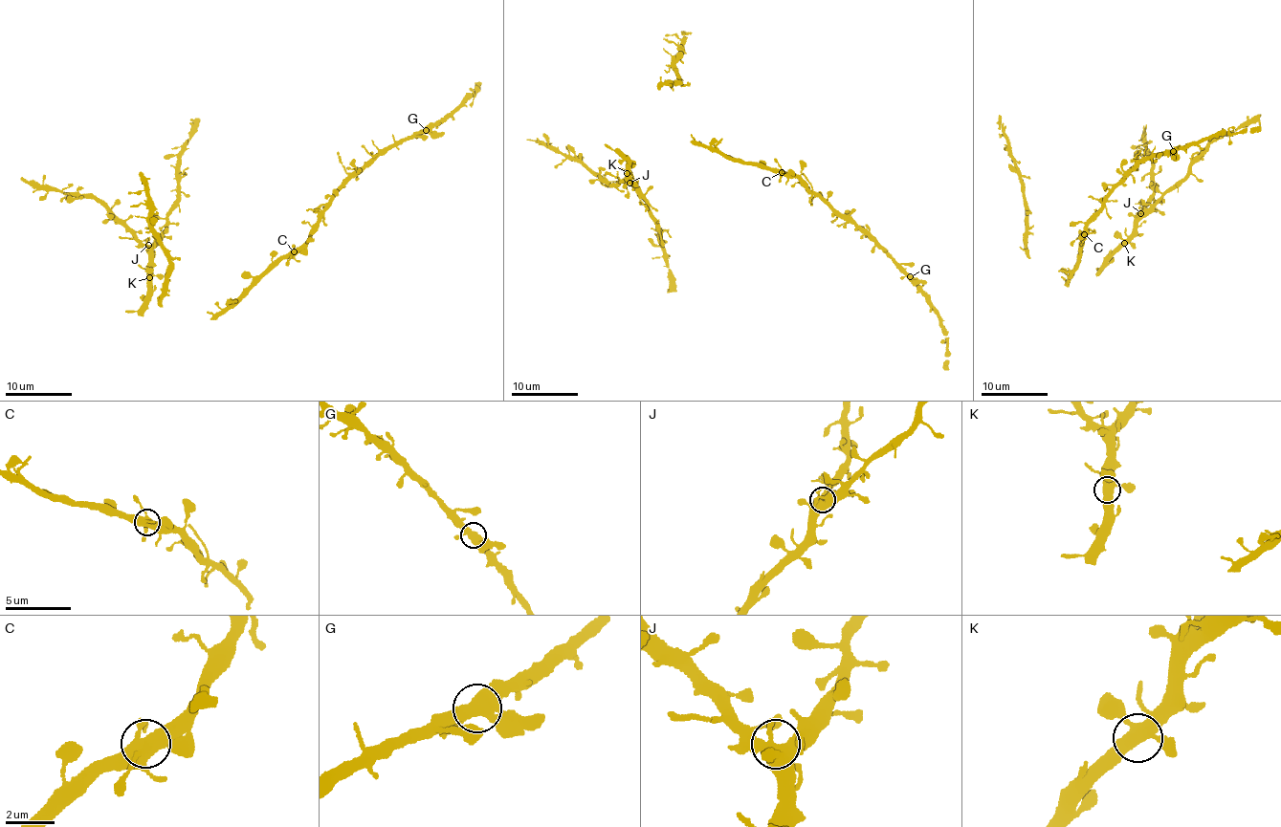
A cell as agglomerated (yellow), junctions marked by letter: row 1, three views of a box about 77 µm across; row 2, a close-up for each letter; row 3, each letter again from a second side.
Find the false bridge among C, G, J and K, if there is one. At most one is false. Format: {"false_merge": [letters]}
{"false_merge": []}

